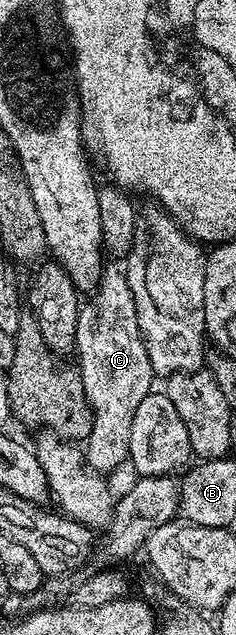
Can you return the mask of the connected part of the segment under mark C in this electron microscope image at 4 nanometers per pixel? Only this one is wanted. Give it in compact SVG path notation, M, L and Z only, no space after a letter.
M112 267L105 268L100 276L100 286L91 294L89 301L92 301L89 305L87 302L80 306L74 350L74 357L80 360L78 368L82 387L94 419L94 427L90 427L82 452L88 468L95 473L109 475L128 461L134 411L138 411L138 403L153 392L154 374L127 276L121 270L119 273Z

